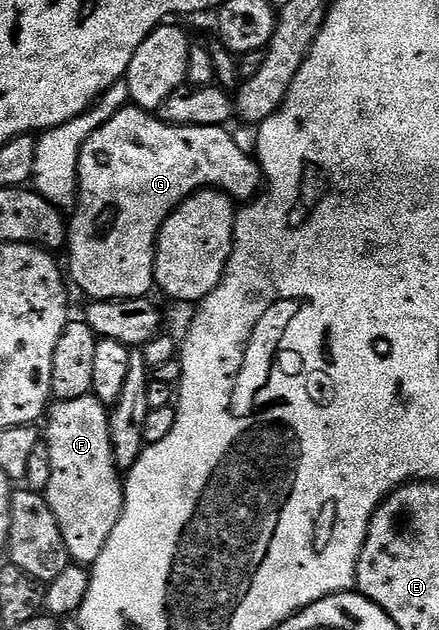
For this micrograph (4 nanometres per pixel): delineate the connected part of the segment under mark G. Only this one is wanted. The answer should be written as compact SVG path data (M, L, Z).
M125 107L86 139L78 163L80 193L68 221L66 269L88 299L128 301L131 297L148 297L153 292L159 231L169 215L193 193L215 187L237 202L248 203L261 192L262 174L255 156L244 153L228 131L224 127L167 125L149 110Z

